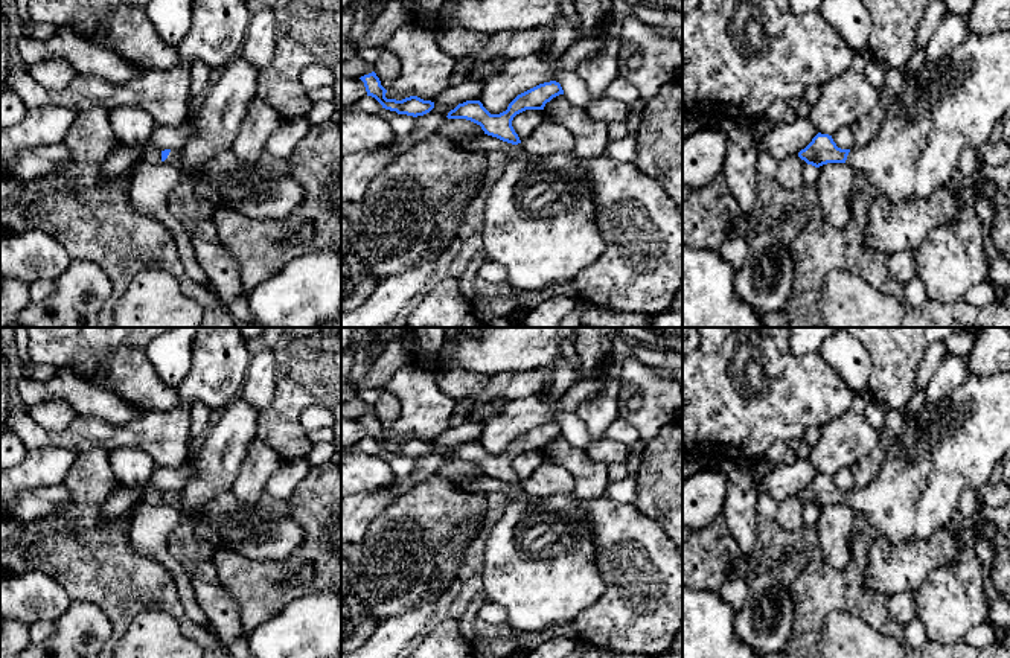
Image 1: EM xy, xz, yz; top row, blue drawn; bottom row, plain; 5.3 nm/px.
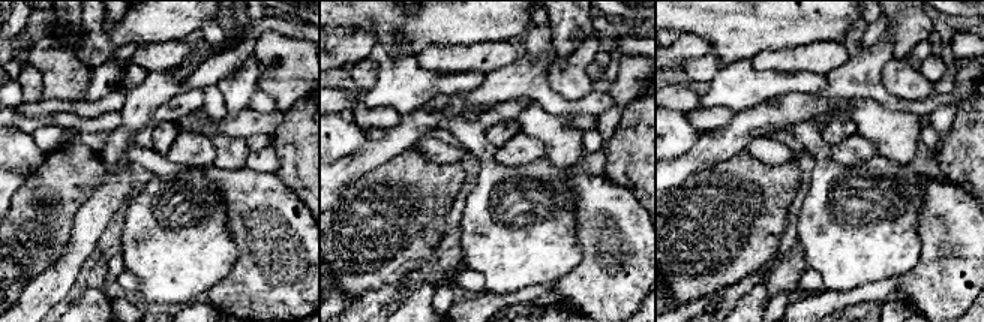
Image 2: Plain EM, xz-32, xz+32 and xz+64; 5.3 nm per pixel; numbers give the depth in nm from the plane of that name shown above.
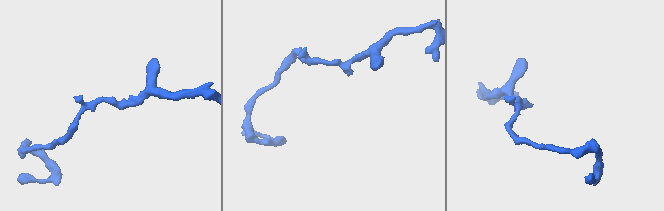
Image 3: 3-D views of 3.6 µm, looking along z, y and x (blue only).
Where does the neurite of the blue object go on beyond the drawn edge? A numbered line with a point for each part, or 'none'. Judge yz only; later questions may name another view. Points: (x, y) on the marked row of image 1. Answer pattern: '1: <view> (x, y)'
1: yz (960, 102)

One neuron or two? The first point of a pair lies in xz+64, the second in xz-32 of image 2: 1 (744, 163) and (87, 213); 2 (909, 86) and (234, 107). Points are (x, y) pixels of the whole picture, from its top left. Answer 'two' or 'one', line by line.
1: two
2: one

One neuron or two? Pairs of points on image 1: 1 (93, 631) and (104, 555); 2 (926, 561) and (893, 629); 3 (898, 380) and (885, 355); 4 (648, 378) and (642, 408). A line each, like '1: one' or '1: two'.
1: two
2: two
3: one
4: one

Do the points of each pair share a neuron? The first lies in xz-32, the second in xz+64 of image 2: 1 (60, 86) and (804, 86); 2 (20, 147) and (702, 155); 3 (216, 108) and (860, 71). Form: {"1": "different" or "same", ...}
{"1": "same", "2": "different", "3": "same"}

